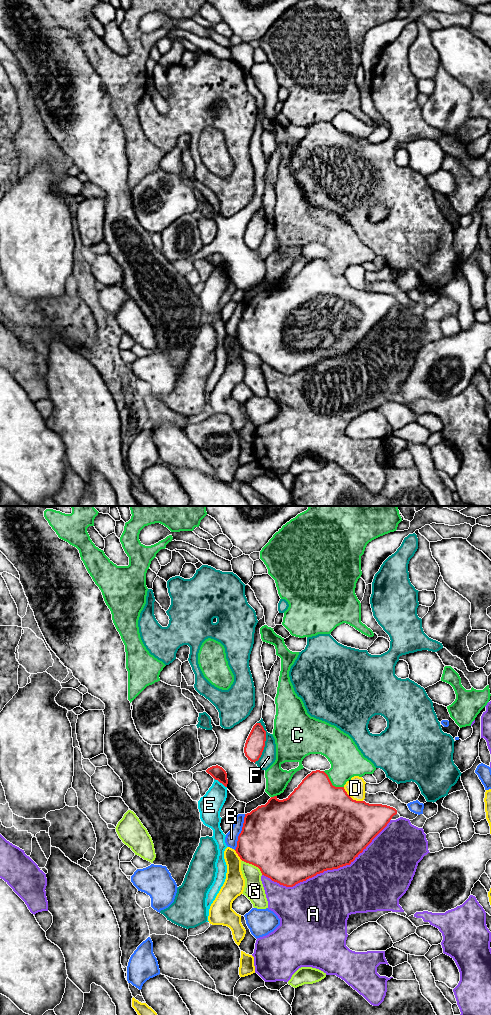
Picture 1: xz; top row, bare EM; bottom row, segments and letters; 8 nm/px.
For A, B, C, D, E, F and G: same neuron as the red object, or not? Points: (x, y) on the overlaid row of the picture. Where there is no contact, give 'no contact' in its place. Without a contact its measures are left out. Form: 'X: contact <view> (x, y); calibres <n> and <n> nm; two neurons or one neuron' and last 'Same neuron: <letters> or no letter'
A: contact xz (328, 869); calibres 500 and 440 nm; two neurons
B: contact xz (241, 832); calibres 500 and 100 nm; two neurons
C: contact xz (331, 783); calibres 480 and 260 nm; two neurons
D: contact xz (351, 798); calibres 500 and 160 nm; two neurons
E: contact xz (220, 782); calibres 110 and 190 nm; two neurons
F: contact xz (264, 743); calibres 160 and 120 nm; two neurons
G: contact xz (253, 864); calibres 500 and 160 nm; two neurons
Same neuron: no letter

